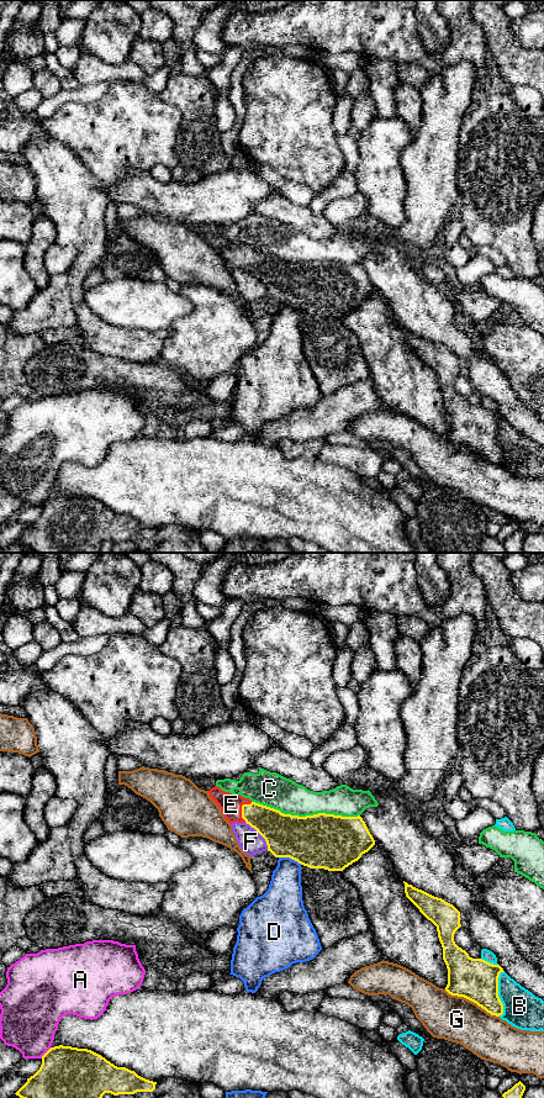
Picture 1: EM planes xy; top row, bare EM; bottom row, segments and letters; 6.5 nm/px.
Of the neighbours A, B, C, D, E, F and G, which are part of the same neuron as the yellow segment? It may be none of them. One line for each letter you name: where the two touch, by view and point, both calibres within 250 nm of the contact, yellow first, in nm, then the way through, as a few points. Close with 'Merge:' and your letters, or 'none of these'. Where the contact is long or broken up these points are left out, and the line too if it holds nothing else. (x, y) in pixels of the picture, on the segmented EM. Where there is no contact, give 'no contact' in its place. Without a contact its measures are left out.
E: contact xy (242, 809); calibres 200 and 140 nm; way xy (275, 827), (260, 817), (242, 809), (231, 804)
Merge: E

